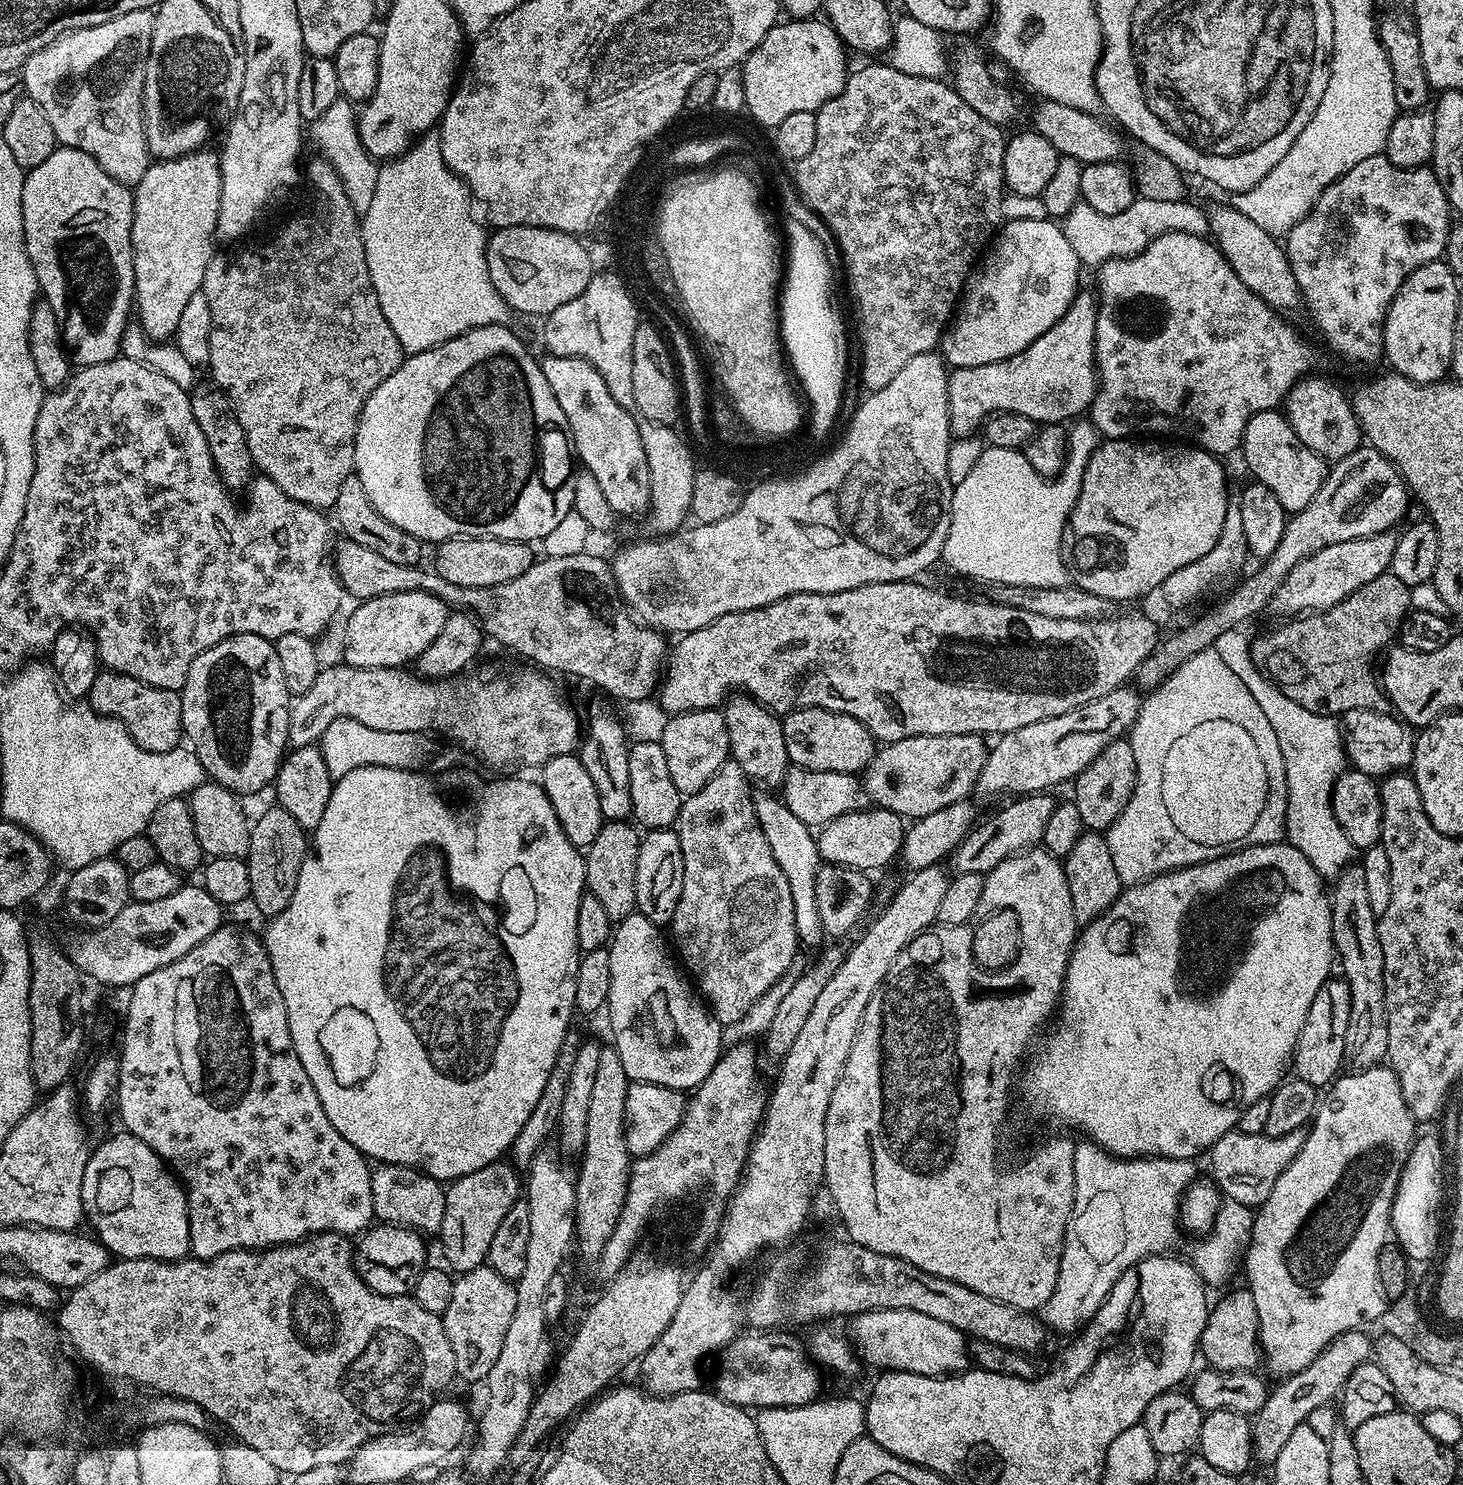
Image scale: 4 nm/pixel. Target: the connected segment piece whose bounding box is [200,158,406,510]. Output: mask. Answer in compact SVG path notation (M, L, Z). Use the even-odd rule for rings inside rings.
M327 158L307 161L306 180L312 187L312 192L317 196L312 209L305 216L296 216L273 240L260 244L257 248L244 248L237 256L227 260L220 254L213 255L212 260L206 266L206 274L202 278L202 300L208 303L208 316L212 319L212 325L207 329L210 334L210 356L207 363L212 368L211 379L217 388L228 393L228 399L232 401L232 408L236 412L238 422L242 422L242 430L246 434L246 442L250 446L252 463L263 475L269 476L282 490L282 494L290 494L294 502L302 502L311 508L328 510L335 505L338 498L338 490L346 478L353 475L356 459L356 421L360 411L364 408L366 398L398 370L398 366L404 361L406 355L404 347L398 342L394 330L390 330L390 322L386 322L386 314L382 314L382 306L378 302L378 294L374 290L374 282L370 278L370 270L366 266L366 250L360 233L361 217L350 206L350 198L346 198L346 190L336 173L336 167Z

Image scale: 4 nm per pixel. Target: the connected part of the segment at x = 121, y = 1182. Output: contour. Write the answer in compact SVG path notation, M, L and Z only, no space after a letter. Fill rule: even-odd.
M121 1131L91 1149L82 1174L82 1202L95 1239L121 1260L183 1260L190 1252L188 1193L146 1142Z

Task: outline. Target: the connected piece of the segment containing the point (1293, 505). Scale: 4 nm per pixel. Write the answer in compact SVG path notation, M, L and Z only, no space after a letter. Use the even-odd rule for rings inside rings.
M1276 410L1259 412L1250 418L1250 422L1246 422L1242 451L1249 473L1274 492L1288 514L1301 512L1310 498L1318 494L1328 476L1329 465L1324 457L1310 450L1310 446L1294 434L1287 415Z

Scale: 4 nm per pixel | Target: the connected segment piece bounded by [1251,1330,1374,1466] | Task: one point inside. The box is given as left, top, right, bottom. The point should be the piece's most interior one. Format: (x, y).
(1289, 1405)

